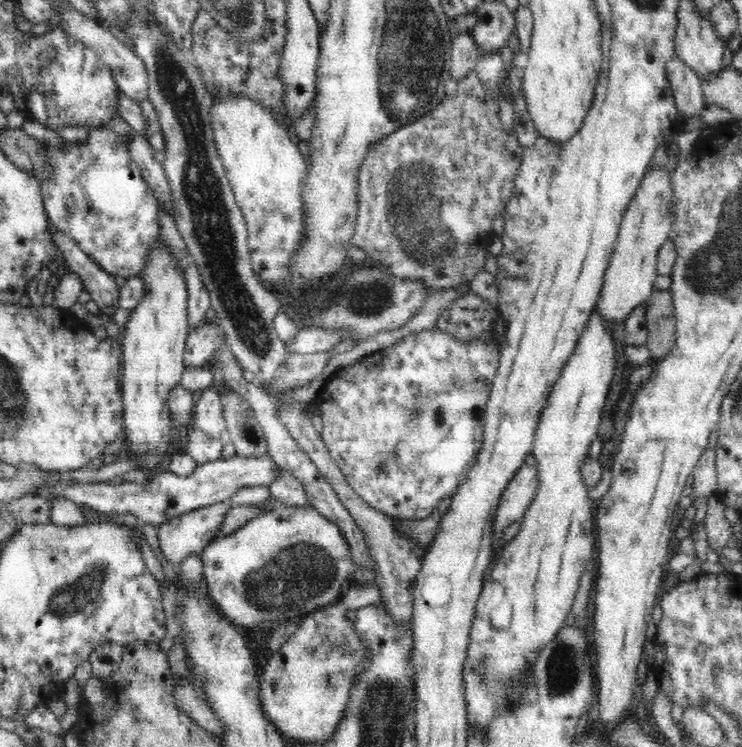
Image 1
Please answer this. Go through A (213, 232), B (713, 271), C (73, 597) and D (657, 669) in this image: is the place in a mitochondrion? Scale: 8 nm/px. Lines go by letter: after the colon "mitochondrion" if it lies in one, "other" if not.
A: mitochondrion
B: mitochondrion
C: mitochondrion
D: other

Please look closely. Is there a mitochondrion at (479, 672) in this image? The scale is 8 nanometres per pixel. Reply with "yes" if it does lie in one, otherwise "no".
yes

